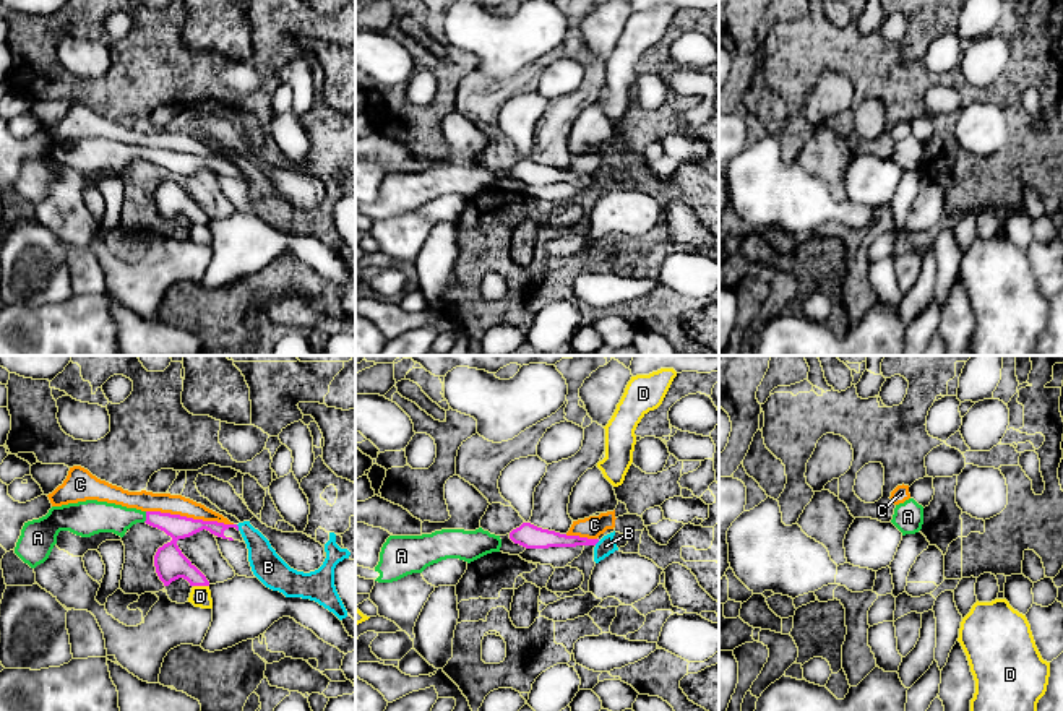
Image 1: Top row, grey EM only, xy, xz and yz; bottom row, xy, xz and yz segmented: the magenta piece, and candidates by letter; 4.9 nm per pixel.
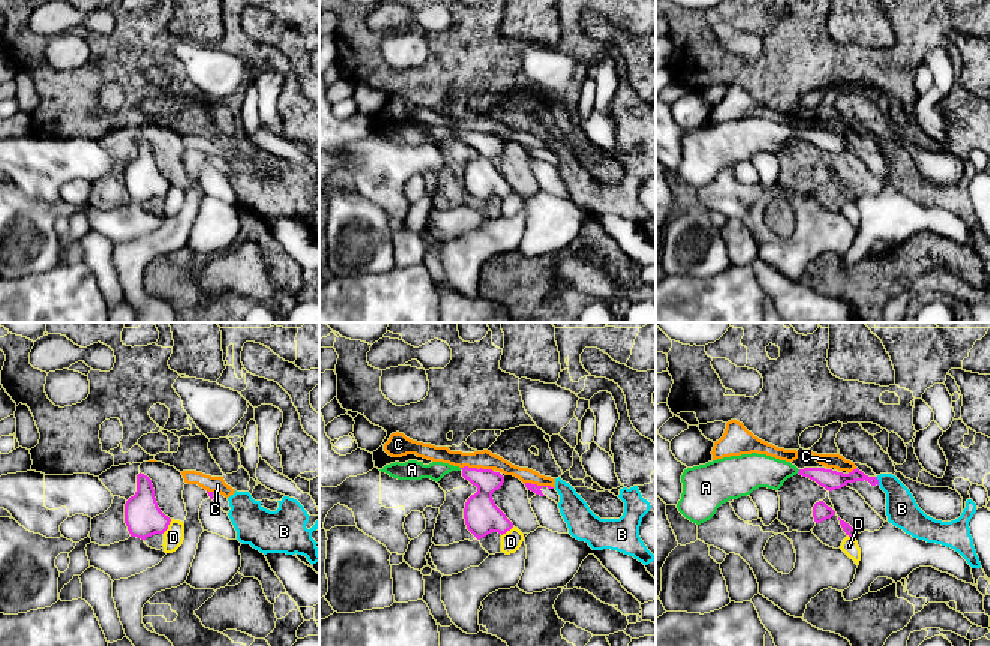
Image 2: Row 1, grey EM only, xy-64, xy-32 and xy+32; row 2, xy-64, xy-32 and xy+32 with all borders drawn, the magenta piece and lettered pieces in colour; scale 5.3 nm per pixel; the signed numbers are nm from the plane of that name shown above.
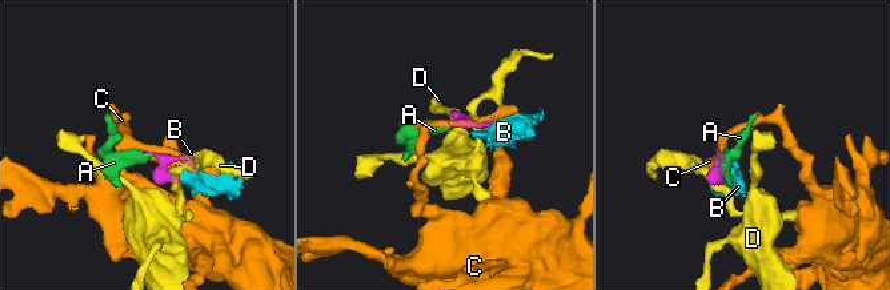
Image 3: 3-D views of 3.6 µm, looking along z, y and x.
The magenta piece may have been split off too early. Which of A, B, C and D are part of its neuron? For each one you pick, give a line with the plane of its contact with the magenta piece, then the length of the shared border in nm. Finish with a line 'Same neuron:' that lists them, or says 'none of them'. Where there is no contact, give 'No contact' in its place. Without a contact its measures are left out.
A: Touches magenta in xy. Shared border 60 nm
Same neuron: A

